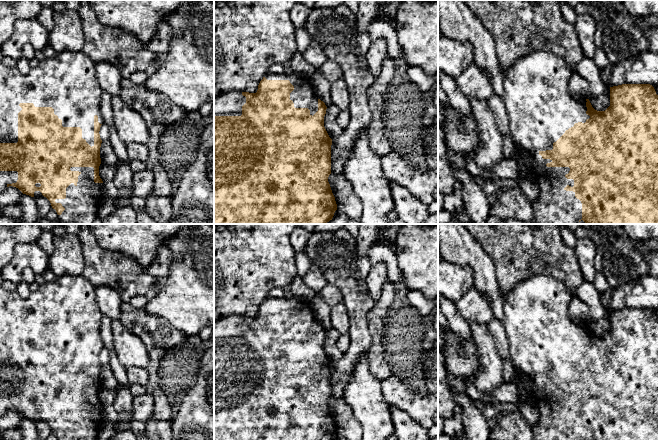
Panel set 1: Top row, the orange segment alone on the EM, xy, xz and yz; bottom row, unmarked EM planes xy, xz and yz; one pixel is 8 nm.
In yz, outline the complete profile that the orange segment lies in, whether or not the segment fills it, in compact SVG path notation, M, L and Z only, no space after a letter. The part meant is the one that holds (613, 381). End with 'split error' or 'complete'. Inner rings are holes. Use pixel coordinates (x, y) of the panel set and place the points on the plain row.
M536 274L519 281L508 292L503 312L511 362L515 370L532 382L531 402L539 412L538 422L532 426L534 440L658 440L658 319L650 308L622 308L610 311L610 330L605 335L595 334L589 323L578 324L570 319L569 305L572 292L557 279Z; split error

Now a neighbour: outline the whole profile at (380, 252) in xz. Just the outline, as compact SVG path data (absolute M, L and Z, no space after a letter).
M377 242L369 249L368 253L371 266L380 262L384 263L387 267L388 280L404 284L395 251L389 244Z

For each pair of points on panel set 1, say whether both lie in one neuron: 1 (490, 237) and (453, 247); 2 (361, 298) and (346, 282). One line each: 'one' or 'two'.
1: two
2: one

